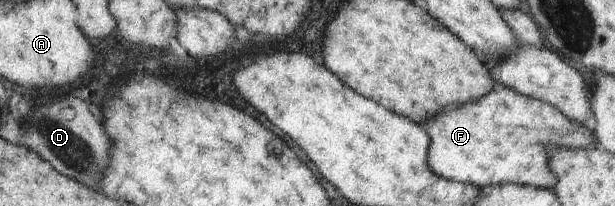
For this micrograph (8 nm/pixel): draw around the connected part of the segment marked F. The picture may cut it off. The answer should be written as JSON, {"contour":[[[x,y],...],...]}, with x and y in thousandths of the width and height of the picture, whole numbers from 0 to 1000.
{"contour":[[[818,422],[798,437],[795,456],[782,466],[779,485],[740,505],[730,524],[720,524],[711,544],[711,563],[678,592],[698,660],[698,718],[694,718],[694,816],[722,874],[763,893],[772,913],[789,913],[807,893],[833,893],[839,903],[862,903],[872,917],[894,913],[898,922],[906,883],[899,835],[893,820],[893,777],[886,748],[889,709],[906,718],[971,718],[971,670],[963,631],[951,612],[919,573],[906,524],[876,485],[850,466]]]}

